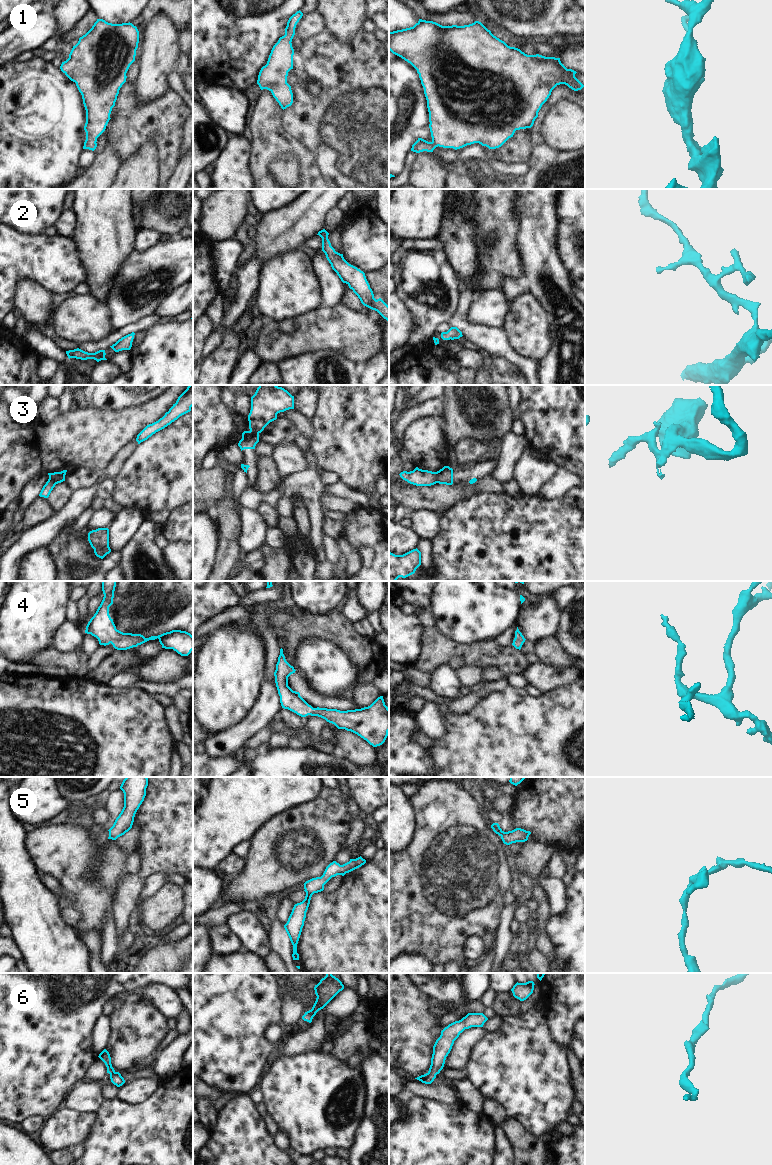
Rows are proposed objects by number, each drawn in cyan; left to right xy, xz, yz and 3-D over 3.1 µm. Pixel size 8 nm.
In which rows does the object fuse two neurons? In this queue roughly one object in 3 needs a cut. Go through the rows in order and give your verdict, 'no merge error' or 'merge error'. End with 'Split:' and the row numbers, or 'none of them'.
1: no merge error
2: no merge error
3: merge error
4: no merge error
5: no merge error
6: no merge error
Split: 3

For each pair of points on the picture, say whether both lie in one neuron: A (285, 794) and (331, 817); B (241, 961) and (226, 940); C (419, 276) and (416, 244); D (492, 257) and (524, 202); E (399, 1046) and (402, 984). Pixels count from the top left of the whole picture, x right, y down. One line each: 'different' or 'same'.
A: different
B: different
C: different
D: different
E: same

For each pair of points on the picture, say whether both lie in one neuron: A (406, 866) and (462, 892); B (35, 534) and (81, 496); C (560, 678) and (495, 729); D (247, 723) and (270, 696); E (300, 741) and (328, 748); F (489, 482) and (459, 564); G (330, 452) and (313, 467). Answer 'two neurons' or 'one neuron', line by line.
A: one neuron
B: one neuron
C: two neurons
D: one neuron
E: one neuron
F: two neurons
G: two neurons

